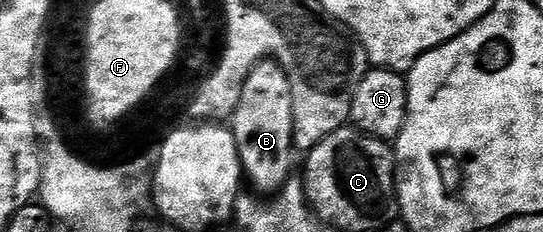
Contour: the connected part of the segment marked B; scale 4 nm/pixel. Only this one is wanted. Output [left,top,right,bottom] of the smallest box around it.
[229,60,293,196]

